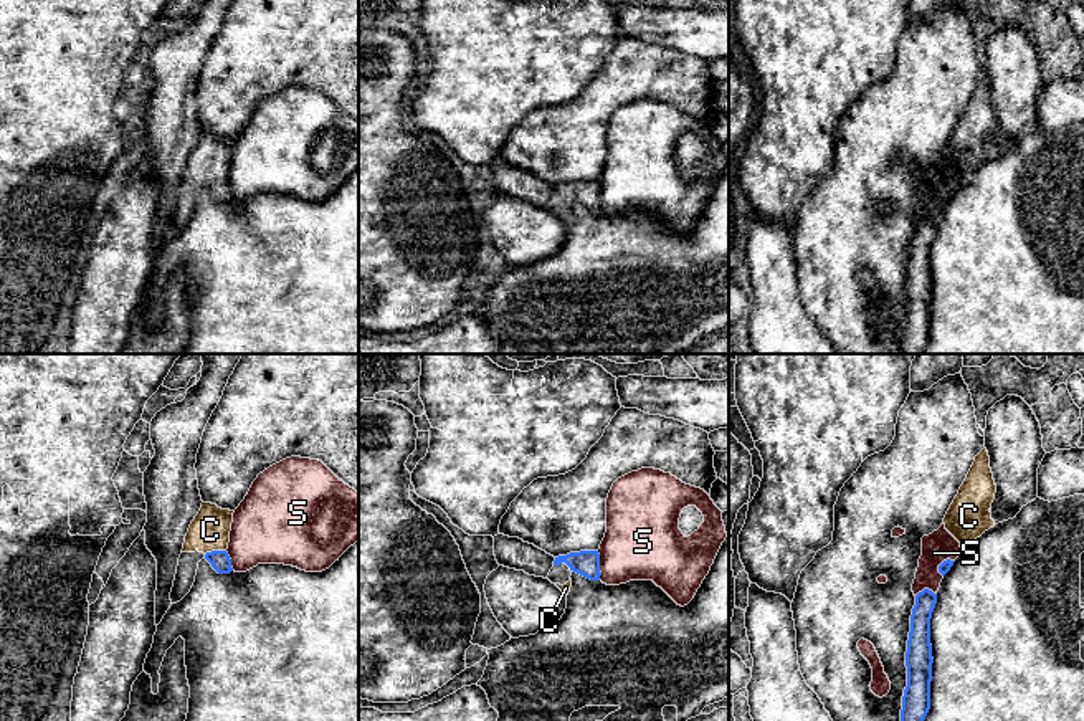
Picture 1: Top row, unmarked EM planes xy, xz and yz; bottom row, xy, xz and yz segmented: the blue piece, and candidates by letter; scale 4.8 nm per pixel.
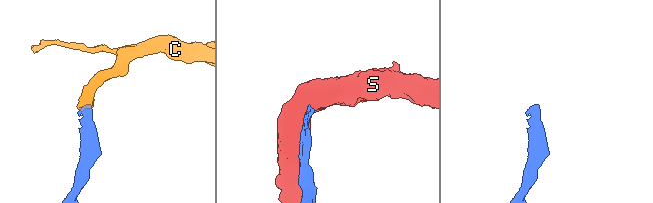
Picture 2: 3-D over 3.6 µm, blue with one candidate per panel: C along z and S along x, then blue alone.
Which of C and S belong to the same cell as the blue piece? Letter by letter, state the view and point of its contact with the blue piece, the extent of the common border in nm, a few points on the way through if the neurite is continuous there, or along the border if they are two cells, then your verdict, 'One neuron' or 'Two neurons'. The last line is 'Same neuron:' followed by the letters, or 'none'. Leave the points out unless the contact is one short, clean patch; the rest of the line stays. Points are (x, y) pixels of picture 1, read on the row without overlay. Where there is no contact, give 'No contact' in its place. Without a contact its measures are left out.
C: Touches blue at xy (215, 181). Shared border 110 nm. Path across: xy (220, 190), (215, 181), (210, 159). One neuron
S: Touches blue at xz (599, 195). Shared border 140 nm. Two neurons
Same neuron: C

